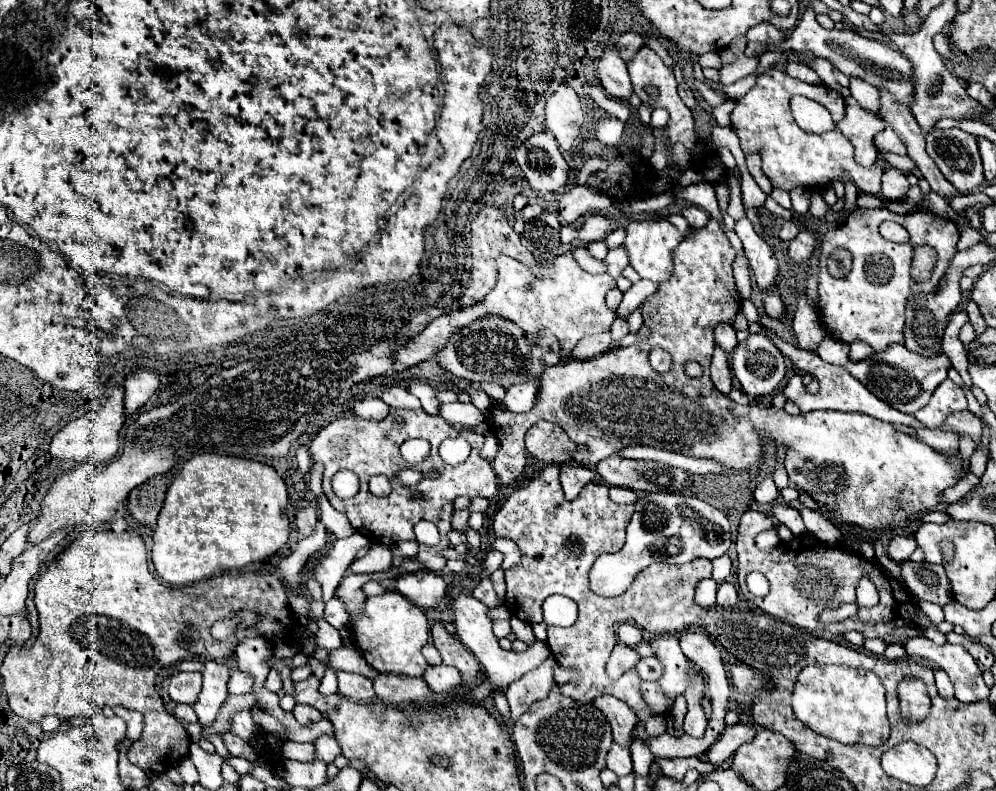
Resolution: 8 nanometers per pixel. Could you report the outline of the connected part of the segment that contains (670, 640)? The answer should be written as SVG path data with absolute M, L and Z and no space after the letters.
M674 634L668 636L654 636L650 640L652 648L654 648L654 656L662 662L664 672L658 680L664 696L668 700L674 700L676 696L680 696L686 688L686 672L688 672L688 658L682 654L678 638Z

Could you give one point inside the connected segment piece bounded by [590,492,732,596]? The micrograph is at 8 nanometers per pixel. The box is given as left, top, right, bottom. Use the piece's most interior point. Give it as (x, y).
(671, 528)

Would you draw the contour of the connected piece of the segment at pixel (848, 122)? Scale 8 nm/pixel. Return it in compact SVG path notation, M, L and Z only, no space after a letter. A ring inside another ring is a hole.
M838 88L838 92L844 96L846 102L846 118L836 124L840 132L852 142L856 148L856 162L864 167L870 167L878 156L878 151L873 144L873 138L886 128L884 120L872 112L864 112L860 104L848 94L848 88Z

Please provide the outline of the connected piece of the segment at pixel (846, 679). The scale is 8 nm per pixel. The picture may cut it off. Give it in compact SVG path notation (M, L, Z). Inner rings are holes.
M806 666L796 680L792 710L796 718L816 734L844 744L880 746L890 736L884 686L876 674L848 666Z

